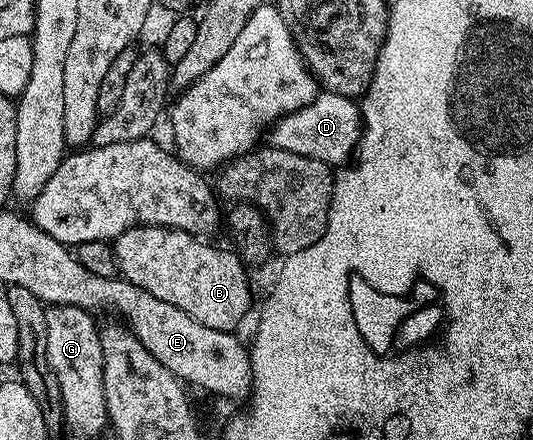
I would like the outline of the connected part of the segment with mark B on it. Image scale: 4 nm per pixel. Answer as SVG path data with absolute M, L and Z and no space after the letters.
M140 225L140 232L136 232L136 236L124 236L124 256L130 258L130 268L126 268L125 272L124 268L118 268L118 274L126 281L136 284L136 280L140 280L140 268L134 268L134 256L128 252L128 248L144 248L152 256L148 260L148 272L154 272L154 276L164 276L142 280L138 286L144 288L144 292L160 296L164 304L172 304L188 312L188 316L192 316L200 324L208 324L208 328L238 328L234 326L240 325L242 317L250 310L250 278L246 275L248 267L233 249L217 250L200 239L201 237L184 230L172 230L169 226L164 226L164 232L152 232L152 226Z

